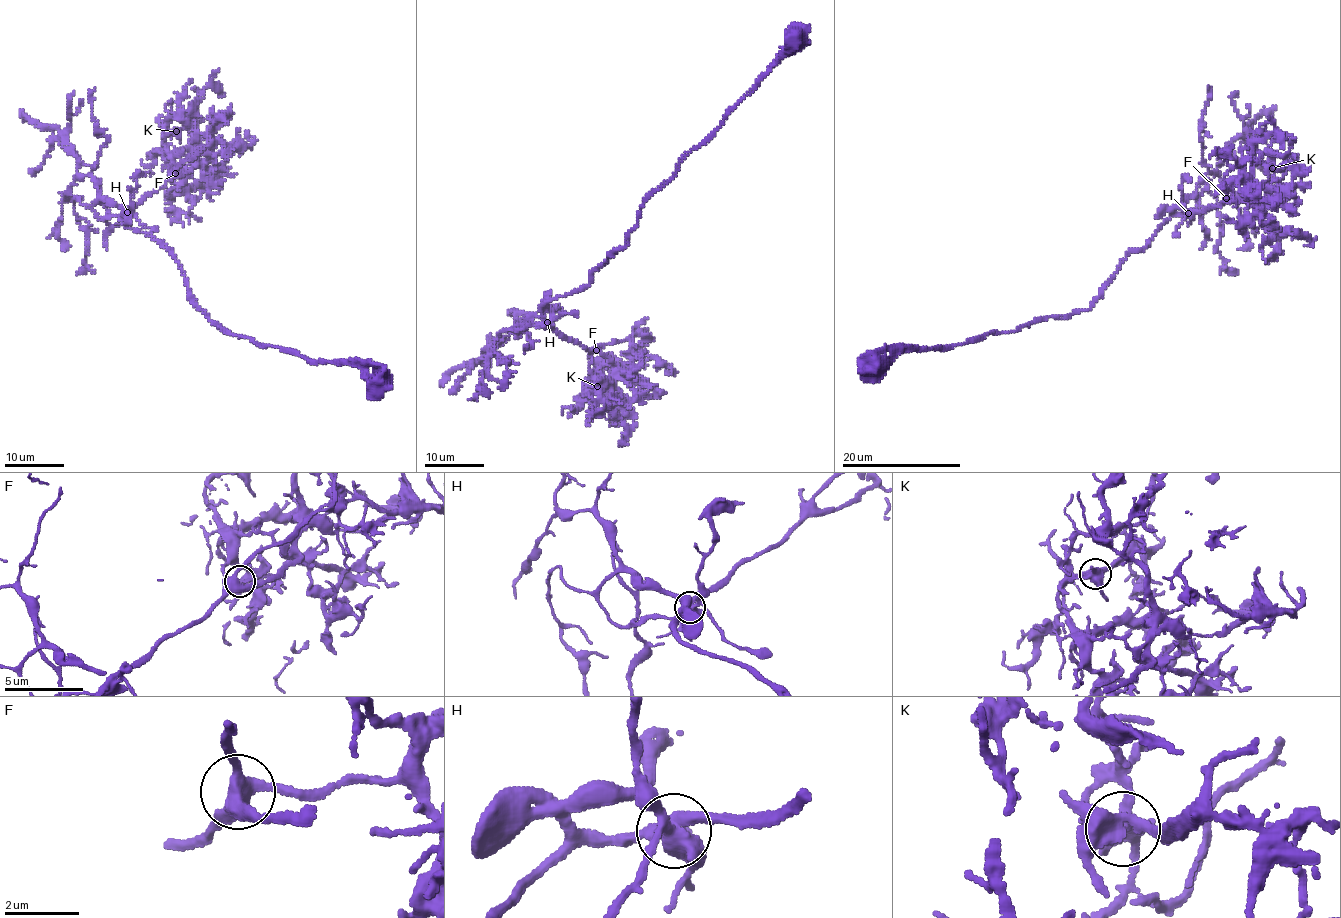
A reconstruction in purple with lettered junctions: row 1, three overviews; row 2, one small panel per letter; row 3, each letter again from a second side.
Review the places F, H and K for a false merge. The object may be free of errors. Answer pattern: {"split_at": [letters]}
{"split_at": []}

